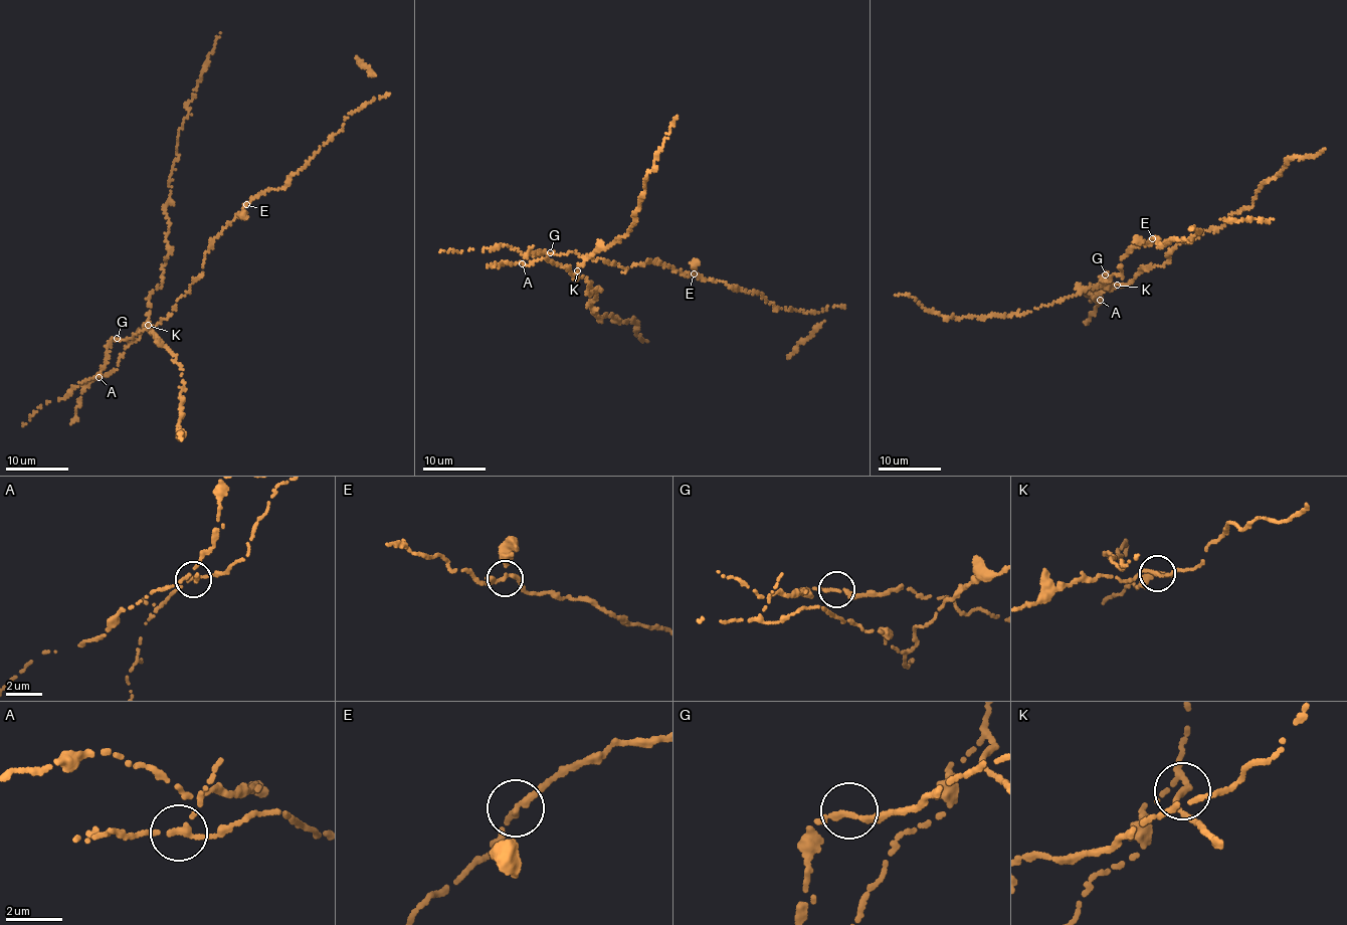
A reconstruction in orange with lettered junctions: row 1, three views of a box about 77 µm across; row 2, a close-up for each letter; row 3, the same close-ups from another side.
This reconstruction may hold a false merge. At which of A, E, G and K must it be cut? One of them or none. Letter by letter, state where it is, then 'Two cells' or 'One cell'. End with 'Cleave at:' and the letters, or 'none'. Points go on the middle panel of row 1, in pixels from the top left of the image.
A: Place: (522, 263). One cell
E: Place: (694, 273). One cell
G: Place: (550, 252). One cell
K: Place: (577, 270). One cell
Cleave at: none

